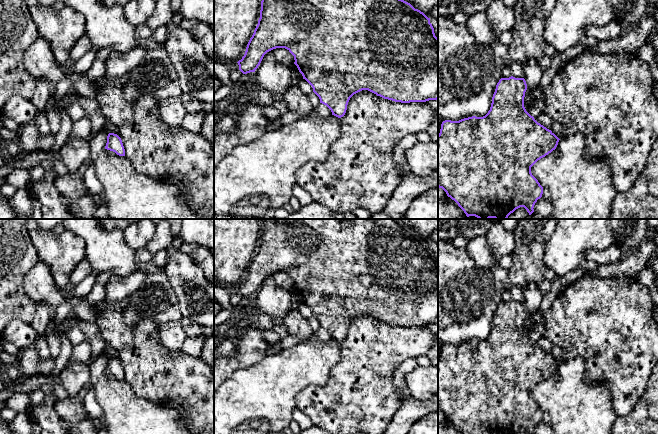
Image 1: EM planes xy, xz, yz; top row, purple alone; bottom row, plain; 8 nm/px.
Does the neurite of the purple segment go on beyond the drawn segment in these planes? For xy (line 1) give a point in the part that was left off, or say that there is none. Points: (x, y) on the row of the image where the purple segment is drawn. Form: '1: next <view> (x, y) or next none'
1: next none

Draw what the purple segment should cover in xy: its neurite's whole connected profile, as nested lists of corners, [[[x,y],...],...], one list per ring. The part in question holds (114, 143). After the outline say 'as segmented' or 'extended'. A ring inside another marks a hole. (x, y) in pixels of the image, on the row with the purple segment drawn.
[[[108,134],[105,149],[113,151],[119,156],[125,156],[125,149],[122,140],[117,134]]] | as segmented

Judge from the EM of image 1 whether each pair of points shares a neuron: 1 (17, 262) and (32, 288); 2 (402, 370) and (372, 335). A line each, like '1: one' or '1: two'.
1: two
2: two

